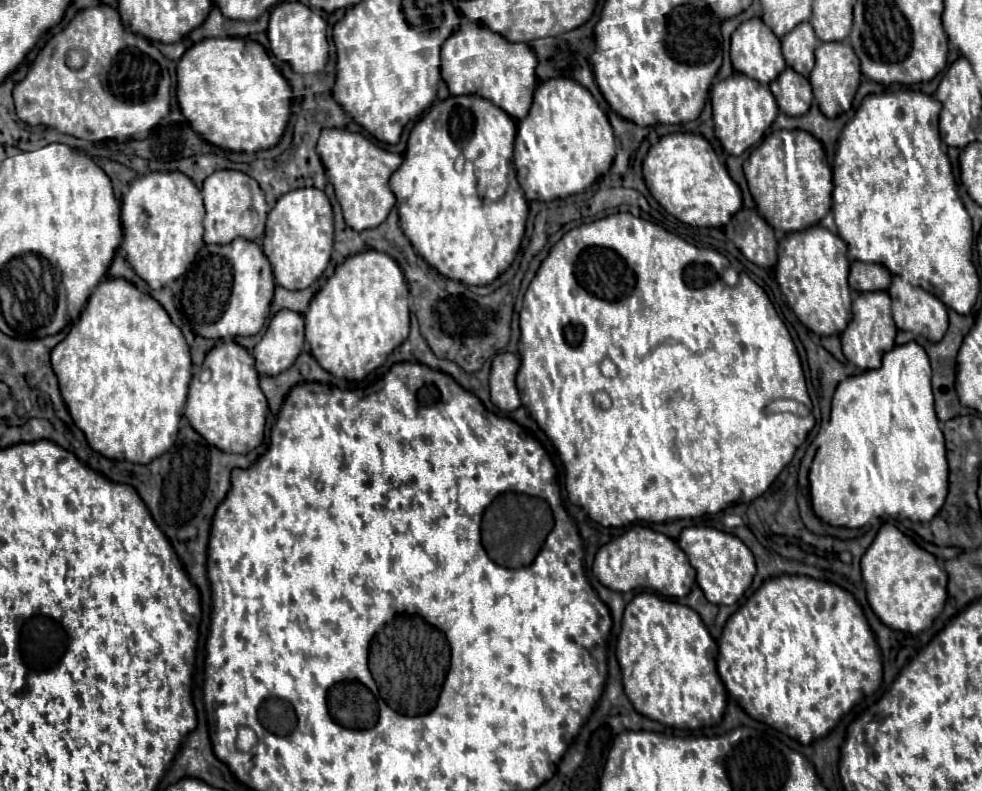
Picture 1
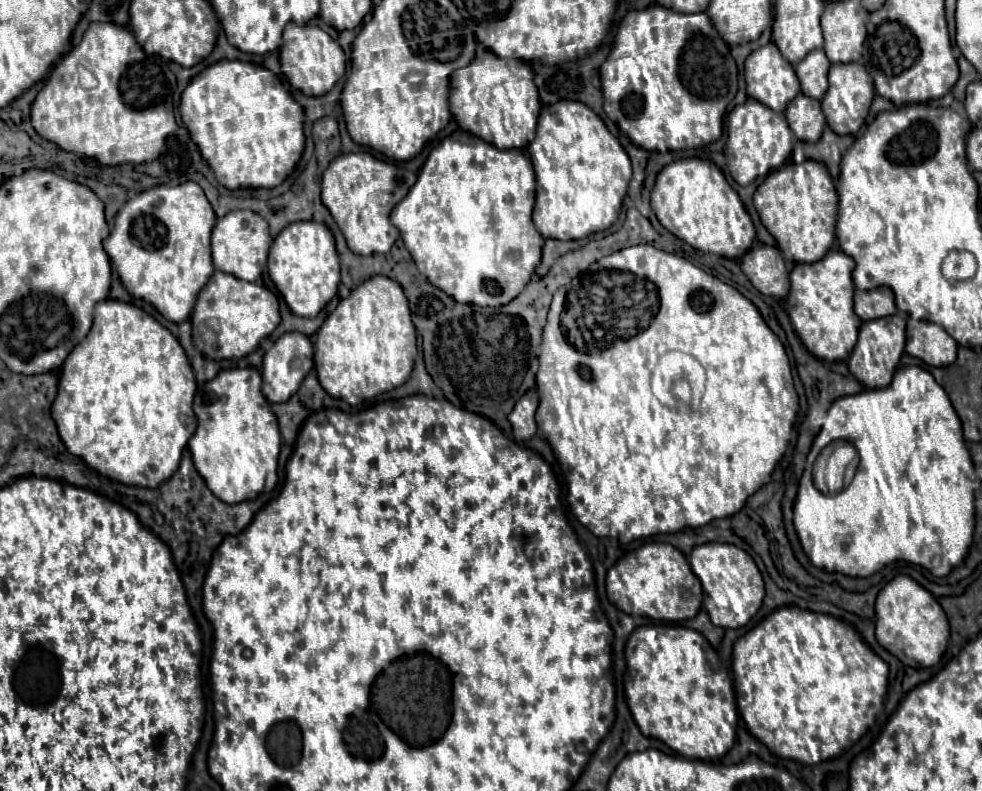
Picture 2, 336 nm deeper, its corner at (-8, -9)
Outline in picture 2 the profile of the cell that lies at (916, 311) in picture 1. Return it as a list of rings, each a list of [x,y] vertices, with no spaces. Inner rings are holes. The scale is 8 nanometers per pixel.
[[[910,317],[906,335],[908,335],[906,343],[908,355],[918,357],[932,367],[946,367],[948,363],[956,361],[958,345],[940,325]]]

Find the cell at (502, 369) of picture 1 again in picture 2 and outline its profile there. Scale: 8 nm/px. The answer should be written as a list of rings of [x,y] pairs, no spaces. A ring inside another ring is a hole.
[[[530,389],[514,405],[514,411],[508,415],[516,443],[524,443],[536,435],[536,419],[534,419],[536,409],[538,409],[538,393],[534,389]]]

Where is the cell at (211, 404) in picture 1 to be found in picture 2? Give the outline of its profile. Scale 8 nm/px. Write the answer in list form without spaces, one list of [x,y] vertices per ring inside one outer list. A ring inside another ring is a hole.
[[[230,369],[206,383],[194,399],[198,427],[188,441],[188,449],[196,471],[200,471],[202,479],[212,487],[212,493],[224,499],[224,503],[256,499],[256,495],[270,493],[278,483],[276,469],[282,439],[260,385],[262,377],[256,369]],[[206,401],[212,403],[206,405]]]

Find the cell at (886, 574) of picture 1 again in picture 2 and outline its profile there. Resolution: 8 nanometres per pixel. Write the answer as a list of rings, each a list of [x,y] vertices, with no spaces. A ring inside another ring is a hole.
[[[900,575],[878,593],[876,639],[886,651],[890,651],[902,663],[914,669],[926,669],[936,665],[946,651],[948,637],[950,637],[950,625],[942,607],[914,579]]]

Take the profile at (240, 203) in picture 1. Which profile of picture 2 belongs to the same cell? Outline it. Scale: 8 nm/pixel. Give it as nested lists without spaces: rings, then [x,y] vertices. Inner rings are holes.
[[[232,211],[226,217],[218,219],[212,229],[212,261],[218,271],[236,275],[244,281],[256,281],[266,267],[268,249],[272,237],[268,233],[268,223],[254,211]]]

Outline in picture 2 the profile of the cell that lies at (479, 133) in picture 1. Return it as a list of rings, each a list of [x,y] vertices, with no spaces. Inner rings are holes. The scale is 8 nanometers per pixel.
[[[458,131],[428,155],[416,185],[392,209],[390,223],[400,231],[404,247],[410,251],[418,271],[428,277],[434,287],[440,287],[458,303],[502,307],[524,291],[542,257],[544,239],[532,223],[534,199],[534,169],[520,149],[500,151],[470,133]],[[490,281],[496,283],[496,293],[488,291]]]

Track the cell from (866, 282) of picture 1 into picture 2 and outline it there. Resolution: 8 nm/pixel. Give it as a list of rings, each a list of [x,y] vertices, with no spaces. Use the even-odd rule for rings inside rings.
[[[872,289],[872,291],[856,291],[854,293],[854,311],[862,321],[882,319],[888,315],[896,315],[894,295],[888,289]]]

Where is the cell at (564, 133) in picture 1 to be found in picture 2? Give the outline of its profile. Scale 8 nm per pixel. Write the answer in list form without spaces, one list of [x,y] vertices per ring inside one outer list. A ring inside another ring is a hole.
[[[558,101],[542,107],[536,139],[528,151],[536,171],[534,223],[544,239],[584,239],[614,225],[632,177],[632,166],[618,138],[588,105]]]

